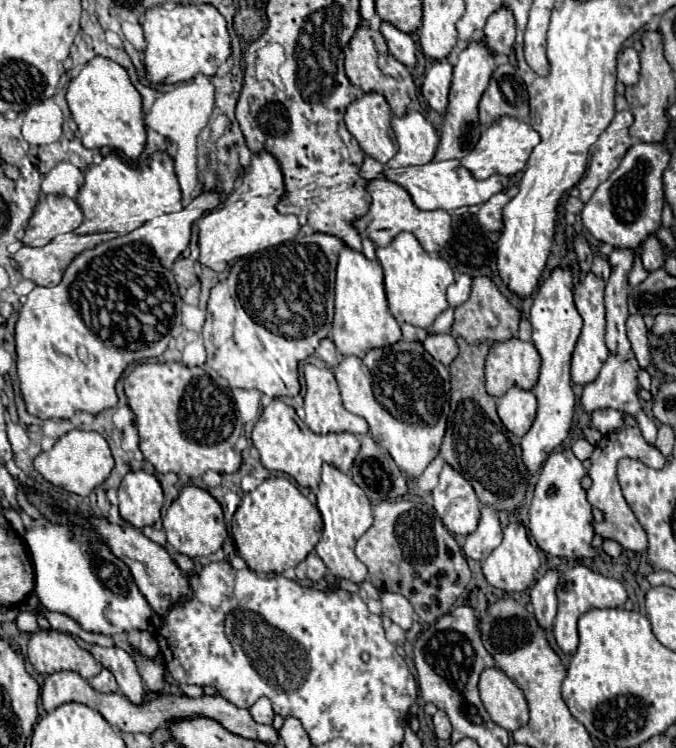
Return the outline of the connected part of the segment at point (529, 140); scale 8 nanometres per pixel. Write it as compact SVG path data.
M503 116L499 118L497 124L491 124L475 144L475 148L461 160L461 164L479 180L485 180L493 174L503 174L503 176L513 176L521 172L527 166L531 150L539 144L539 134L523 120Z

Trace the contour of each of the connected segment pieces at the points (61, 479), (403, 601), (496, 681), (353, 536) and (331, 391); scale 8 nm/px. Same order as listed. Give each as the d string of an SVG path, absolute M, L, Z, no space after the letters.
M71 430L65 436L61 436L49 452L41 452L35 458L35 468L47 482L79 496L89 496L95 486L103 484L111 474L113 466L115 466L115 460L111 456L107 440L101 434L91 430L89 432Z
M381 592L381 604L383 604L383 614L389 616L397 626L403 630L411 628L413 622L413 606L403 594L395 592Z
M487 668L479 680L479 692L491 720L497 726L515 732L527 724L529 706L523 690L503 670Z
M323 464L323 474L317 490L317 508L323 518L323 534L315 546L315 552L335 578L347 578L355 584L361 584L367 578L367 566L355 556L353 548L357 538L363 536L373 524L369 498L347 474L331 464Z
M305 364L305 382L307 382L307 394L305 394L305 424L315 434L329 434L329 432L351 432L355 436L369 434L369 426L361 416L355 416L345 410L341 402L341 394L337 388L337 380L329 368L317 368L313 364Z

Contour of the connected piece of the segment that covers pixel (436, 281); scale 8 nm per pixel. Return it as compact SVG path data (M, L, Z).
M401 232L389 246L377 248L377 260L383 266L387 306L393 318L399 324L409 322L419 328L433 326L435 318L449 306L445 298L445 290L453 282L453 270L449 262L441 256L427 254L417 238L409 232Z

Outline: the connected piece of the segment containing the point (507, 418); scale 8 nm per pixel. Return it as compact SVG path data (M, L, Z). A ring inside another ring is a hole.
M511 388L505 396L497 398L497 412L509 432L523 438L531 428L537 412L537 400L531 390Z

